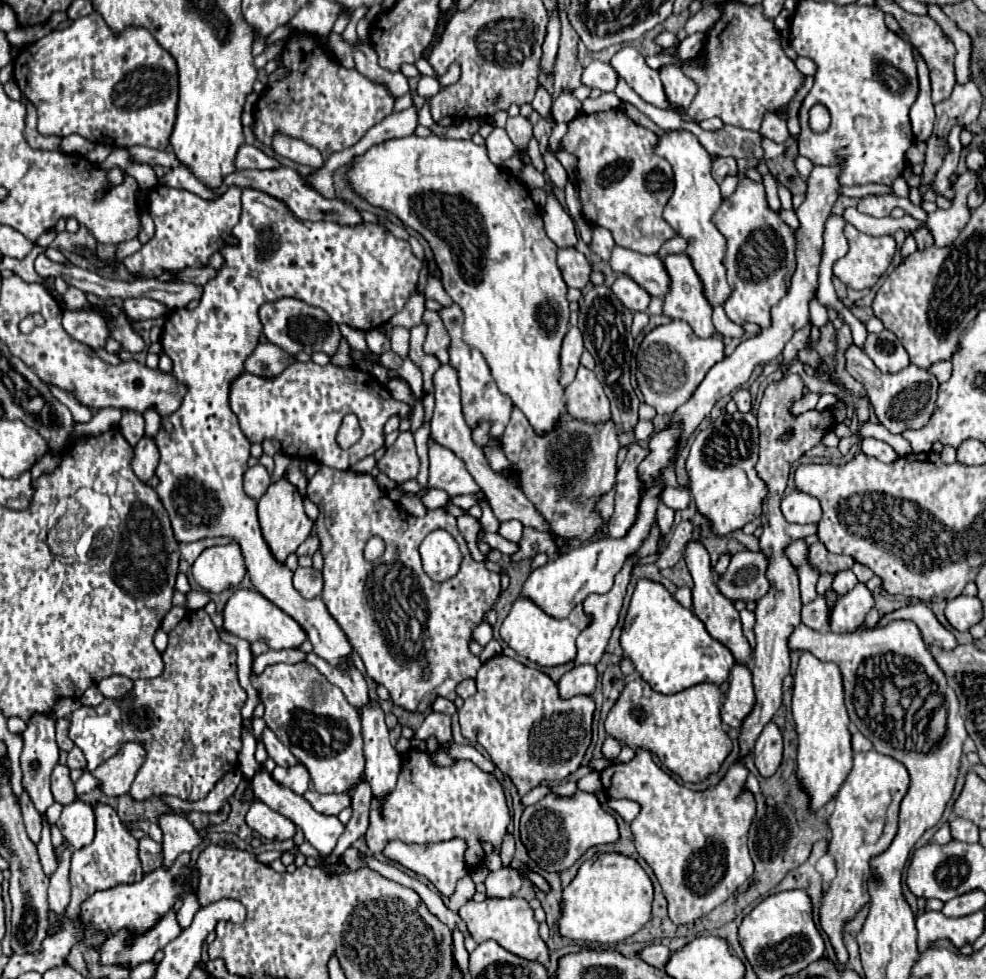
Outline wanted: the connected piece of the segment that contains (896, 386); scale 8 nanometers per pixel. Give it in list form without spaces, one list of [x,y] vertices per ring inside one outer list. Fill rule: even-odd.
[[[854,343],[846,349],[846,371],[864,385],[868,391],[868,399],[874,407],[874,413],[878,421],[894,435],[904,433],[906,429],[922,429],[928,425],[930,417],[936,411],[936,399],[938,399],[938,387],[940,383],[936,377],[928,371],[922,371],[920,367],[908,365],[900,373],[882,373],[866,355],[862,355],[862,349],[856,347]]]

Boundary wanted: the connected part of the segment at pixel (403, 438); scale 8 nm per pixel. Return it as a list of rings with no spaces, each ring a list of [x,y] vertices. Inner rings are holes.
[[[410,431],[400,433],[394,445],[388,447],[386,453],[376,461],[376,467],[396,483],[414,479],[420,467],[416,445],[414,445],[414,435]]]

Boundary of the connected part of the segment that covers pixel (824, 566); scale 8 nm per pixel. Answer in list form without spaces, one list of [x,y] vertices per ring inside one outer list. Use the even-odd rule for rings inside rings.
[[[814,543],[814,545],[810,545],[810,563],[814,563],[814,567],[818,567],[820,573],[834,573],[836,575],[844,569],[852,569],[852,565],[856,561],[846,555],[830,553],[822,543]]]

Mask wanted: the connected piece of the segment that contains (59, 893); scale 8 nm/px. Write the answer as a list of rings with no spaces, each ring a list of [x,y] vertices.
[[[66,849],[64,857],[58,865],[58,869],[52,873],[50,877],[50,889],[48,889],[48,901],[50,901],[50,909],[56,915],[62,915],[62,911],[66,909],[66,903],[70,901],[70,883],[68,883],[68,869],[70,869],[70,857],[72,851]]]

